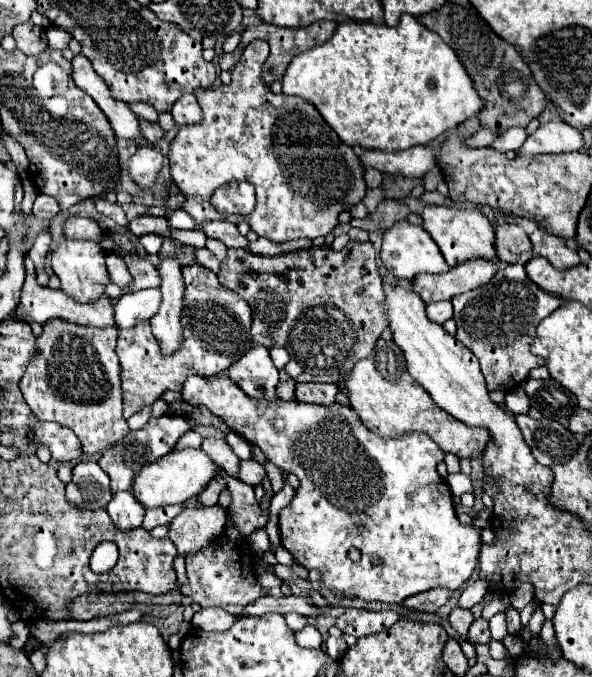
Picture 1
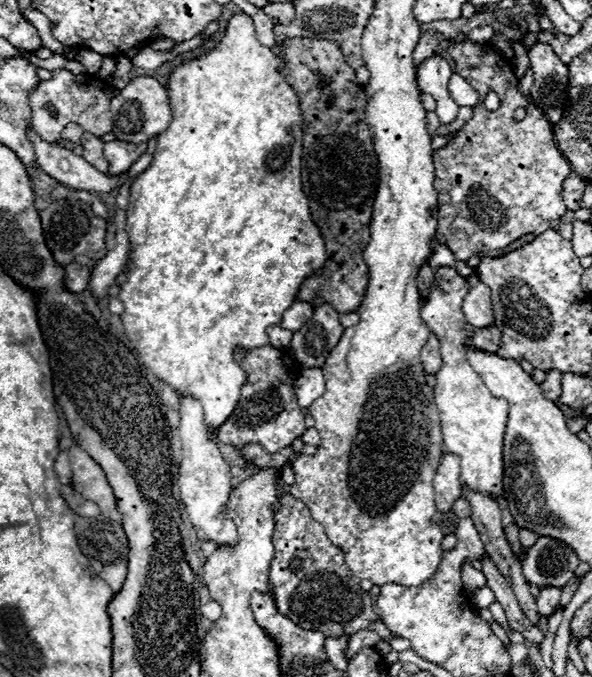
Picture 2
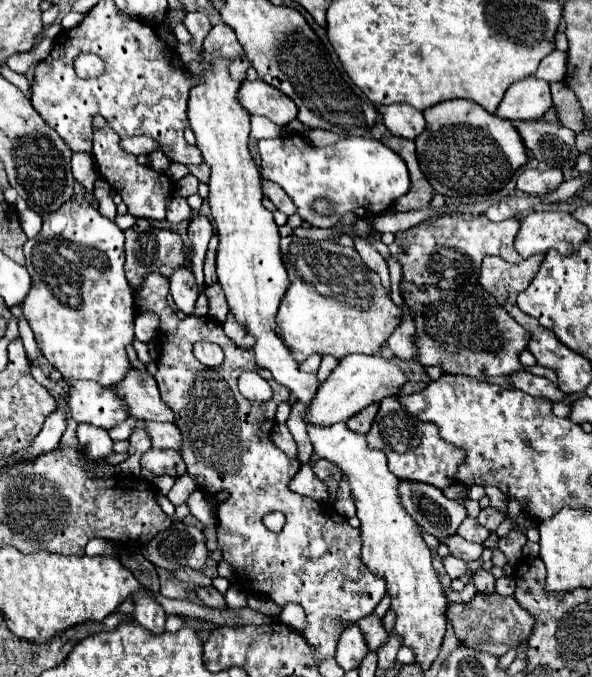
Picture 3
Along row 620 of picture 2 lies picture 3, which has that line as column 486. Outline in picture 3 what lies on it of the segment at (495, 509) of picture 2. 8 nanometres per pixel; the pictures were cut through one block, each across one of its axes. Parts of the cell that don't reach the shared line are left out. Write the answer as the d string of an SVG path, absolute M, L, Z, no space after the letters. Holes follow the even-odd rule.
M468 516L468 518L460 524L458 534L460 534L464 540L468 540L468 542L480 542L480 544L482 544L482 542L488 538L490 532L488 532L486 528L482 528L476 518L470 518L470 516Z

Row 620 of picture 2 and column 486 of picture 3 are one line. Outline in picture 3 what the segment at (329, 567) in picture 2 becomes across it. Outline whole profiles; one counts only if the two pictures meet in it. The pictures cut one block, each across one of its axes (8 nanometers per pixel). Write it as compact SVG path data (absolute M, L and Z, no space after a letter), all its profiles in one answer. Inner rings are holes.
M402 282L400 290L416 324L416 362L422 366L440 366L446 374L462 374L476 380L490 380L522 370L518 354L526 350L530 334L478 284L470 292L442 292Z

